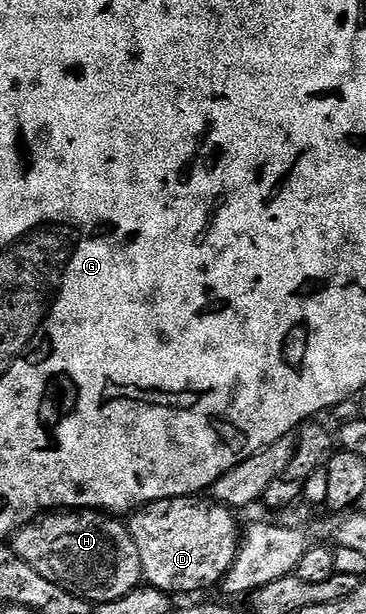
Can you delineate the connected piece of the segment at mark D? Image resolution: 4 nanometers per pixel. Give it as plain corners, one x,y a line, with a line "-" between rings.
206,496
169,498
168,500
160,500
159,502
150,502
147,506
139,506
137,510
129,515
128,525
132,540
136,540
136,549
140,552
140,564
142,565
143,579
145,579
149,585
154,586
157,590
163,590
164,593
171,596
179,596
178,594
194,594
197,590
208,589
209,586
217,587
232,568
232,564
238,555
238,547
240,545
240,526
238,530
238,522
234,518
237,518
235,511
231,510
230,507
220,506
217,502

